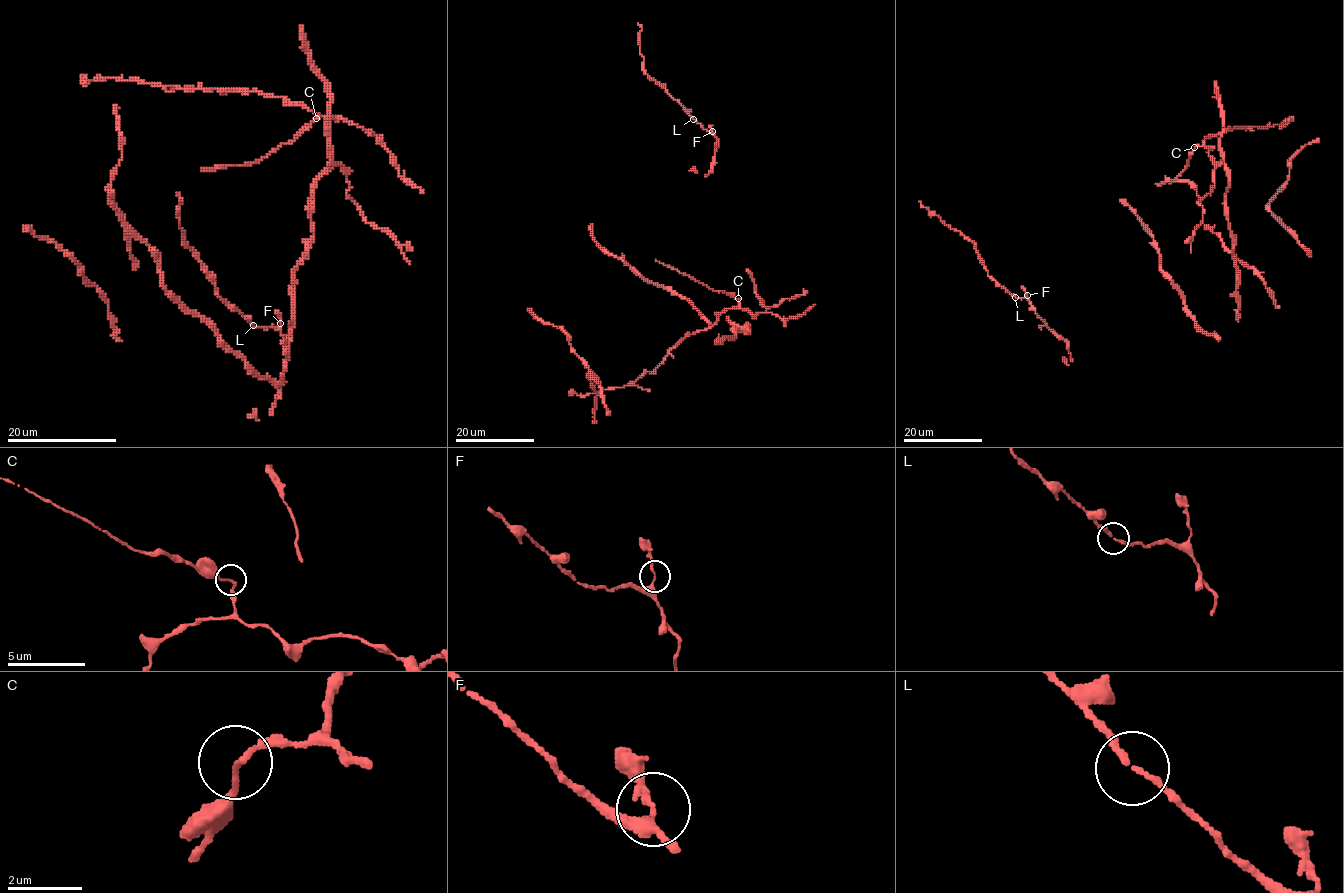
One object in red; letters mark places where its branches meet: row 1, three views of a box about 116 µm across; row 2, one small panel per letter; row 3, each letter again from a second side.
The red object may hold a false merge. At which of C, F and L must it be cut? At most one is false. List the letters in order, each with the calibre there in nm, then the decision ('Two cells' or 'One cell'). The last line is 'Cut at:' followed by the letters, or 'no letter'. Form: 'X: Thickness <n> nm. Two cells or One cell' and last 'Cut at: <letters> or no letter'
C: Thickness 140 nm. Two cells
F: Thickness 160 nm. One cell
L: Thickness 160 nm. One cell
Cut at: C

